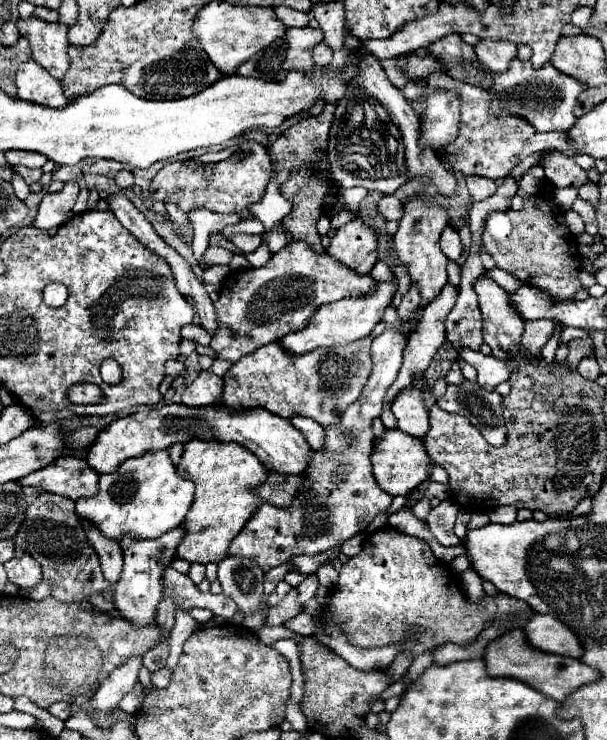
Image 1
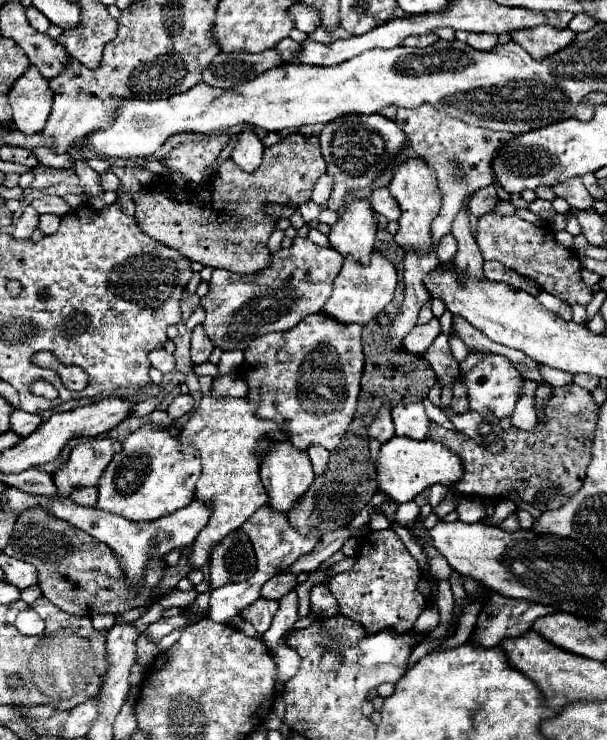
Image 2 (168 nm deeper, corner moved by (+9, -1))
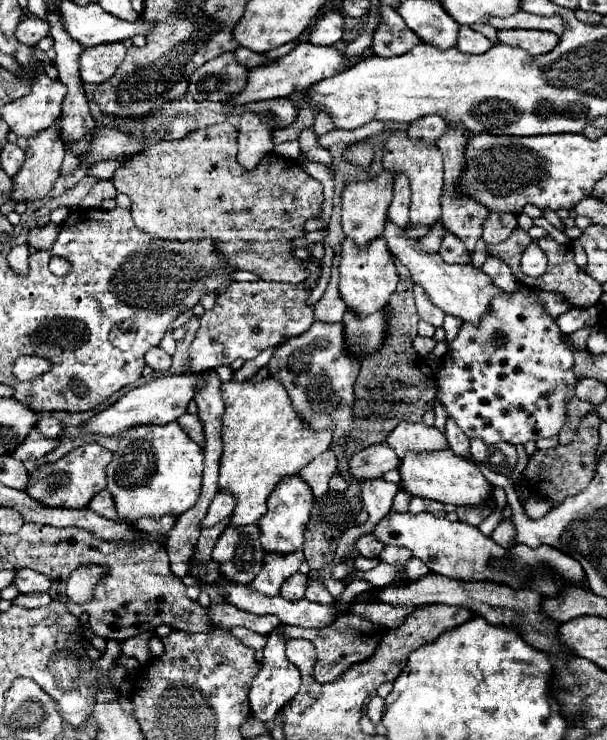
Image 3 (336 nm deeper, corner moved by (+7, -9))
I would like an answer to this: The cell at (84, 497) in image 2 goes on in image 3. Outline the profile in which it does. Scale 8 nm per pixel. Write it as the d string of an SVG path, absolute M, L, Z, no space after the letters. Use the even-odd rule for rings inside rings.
M100 491L88 505L92 511L96 511L98 515L106 517L106 519L116 519L116 507L112 503L112 497L108 495L108 491Z

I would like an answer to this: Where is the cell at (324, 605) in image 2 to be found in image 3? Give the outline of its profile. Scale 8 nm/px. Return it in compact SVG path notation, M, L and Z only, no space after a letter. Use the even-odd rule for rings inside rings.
M312 581L306 589L306 599L308 601L314 601L314 603L320 603L320 605L330 605L332 601L336 601L320 581Z

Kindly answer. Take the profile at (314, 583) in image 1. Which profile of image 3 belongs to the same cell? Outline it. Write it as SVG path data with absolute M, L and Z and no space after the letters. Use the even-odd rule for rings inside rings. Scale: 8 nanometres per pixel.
M280 625L268 635L268 643L264 647L264 657L262 657L262 669L250 685L252 715L260 721L274 721L278 711L284 707L284 703L288 703L300 689L300 671L296 671L294 663L286 657L284 647L286 647L286 637Z

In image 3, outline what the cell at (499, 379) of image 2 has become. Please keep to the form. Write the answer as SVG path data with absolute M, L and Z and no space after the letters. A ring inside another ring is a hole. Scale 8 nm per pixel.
M528 287L494 299L492 305L494 309L484 317L480 327L464 323L458 337L448 343L444 367L438 373L438 401L468 437L480 437L488 445L500 441L516 445L558 435L564 427L566 399L574 395L574 385L578 381L570 369L574 359L572 351L566 347L566 335L556 327L556 321L544 313Z

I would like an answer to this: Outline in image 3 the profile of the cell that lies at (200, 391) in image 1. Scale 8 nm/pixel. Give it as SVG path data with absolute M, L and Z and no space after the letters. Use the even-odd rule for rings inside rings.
M184 413L182 417L178 417L176 419L176 423L198 443L198 445L202 445L202 441L204 441L204 433L202 433L202 423L200 423L200 419L196 417L196 415L190 415L190 413Z

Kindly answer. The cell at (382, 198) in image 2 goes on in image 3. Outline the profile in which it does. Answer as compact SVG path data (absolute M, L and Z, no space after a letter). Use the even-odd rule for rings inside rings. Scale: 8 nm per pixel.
M400 175L398 179L394 179L394 199L392 205L388 209L388 219L398 225L398 227L408 227L408 179L404 179L404 175Z

